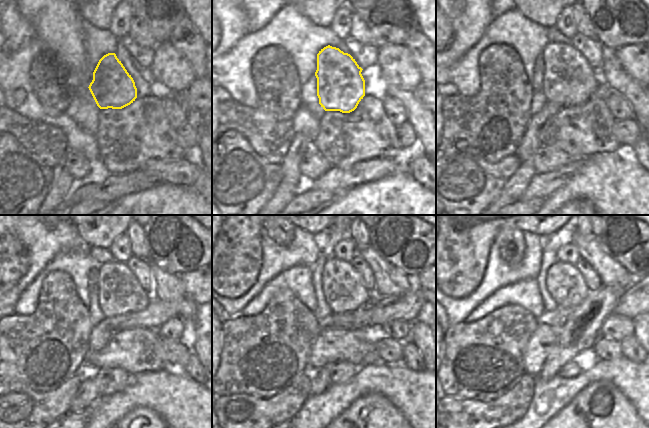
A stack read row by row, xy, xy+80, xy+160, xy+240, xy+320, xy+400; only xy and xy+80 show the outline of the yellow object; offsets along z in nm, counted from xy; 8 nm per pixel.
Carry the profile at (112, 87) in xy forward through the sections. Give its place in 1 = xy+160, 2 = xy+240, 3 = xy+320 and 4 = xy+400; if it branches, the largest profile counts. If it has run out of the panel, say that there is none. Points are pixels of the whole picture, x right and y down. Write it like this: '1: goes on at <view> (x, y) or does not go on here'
1: goes on at xy+160 (568, 80)
2: goes on at xy+240 (120, 292)
3: goes on at xy+320 (342, 286)
4: goes on at xy+400 (565, 283)

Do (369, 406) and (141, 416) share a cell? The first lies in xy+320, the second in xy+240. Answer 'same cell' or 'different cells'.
same cell

